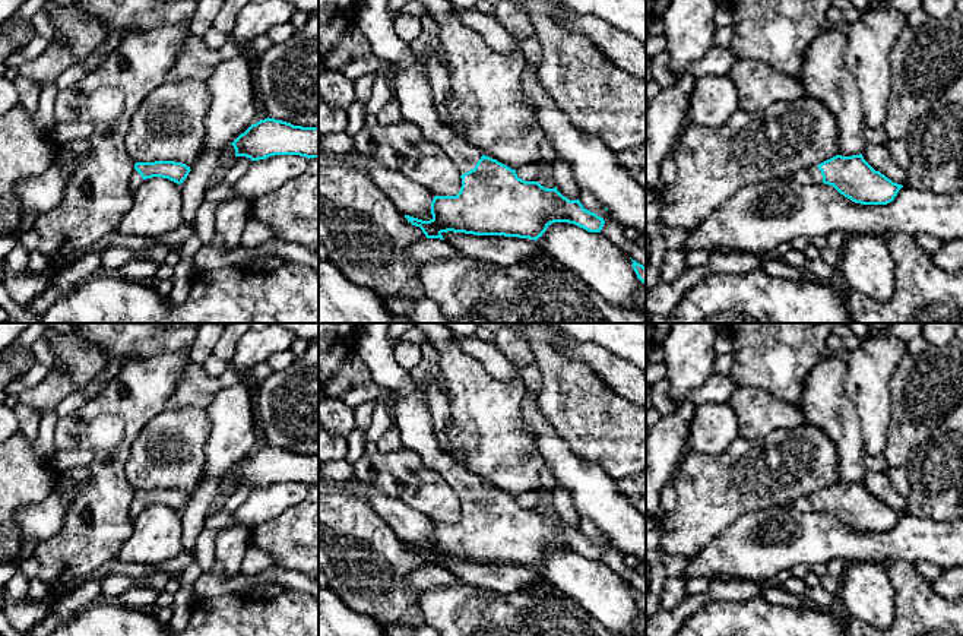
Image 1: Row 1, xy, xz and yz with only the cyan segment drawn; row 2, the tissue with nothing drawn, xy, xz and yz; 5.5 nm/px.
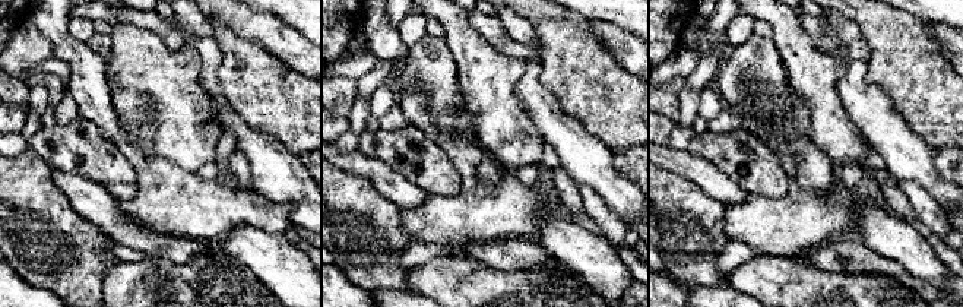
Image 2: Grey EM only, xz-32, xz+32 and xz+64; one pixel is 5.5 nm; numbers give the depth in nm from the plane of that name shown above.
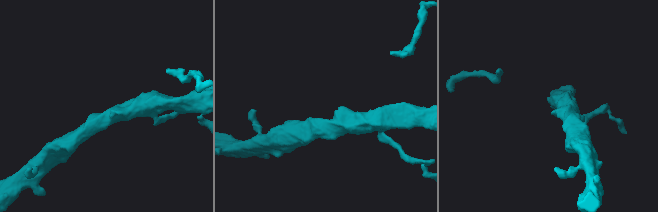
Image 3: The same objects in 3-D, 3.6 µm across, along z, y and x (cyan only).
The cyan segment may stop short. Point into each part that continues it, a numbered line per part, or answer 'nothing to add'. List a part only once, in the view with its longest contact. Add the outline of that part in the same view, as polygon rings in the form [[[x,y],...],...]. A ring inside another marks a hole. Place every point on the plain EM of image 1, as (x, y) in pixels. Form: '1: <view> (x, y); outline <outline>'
1: xz (409, 413); outline [[[358,323],[355,351],[370,368],[373,382],[395,395],[390,409],[403,447],[418,452],[424,463],[447,481],[460,503],[473,497],[482,481],[440,449],[422,392],[395,358],[389,323]]]

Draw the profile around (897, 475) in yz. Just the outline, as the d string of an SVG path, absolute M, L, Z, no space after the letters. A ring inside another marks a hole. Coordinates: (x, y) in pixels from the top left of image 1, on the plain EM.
M886 466L883 472L890 478L900 496L907 499L910 493L910 485L906 477L906 468Z

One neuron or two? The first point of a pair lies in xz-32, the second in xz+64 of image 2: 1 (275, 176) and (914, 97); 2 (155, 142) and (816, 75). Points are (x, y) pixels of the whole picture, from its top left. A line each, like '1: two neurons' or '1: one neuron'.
1: two neurons
2: one neuron

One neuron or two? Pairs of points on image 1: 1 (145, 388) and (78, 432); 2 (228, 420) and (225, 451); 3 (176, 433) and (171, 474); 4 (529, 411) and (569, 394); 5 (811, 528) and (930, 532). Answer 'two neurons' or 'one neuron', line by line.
1: one neuron
2: one neuron
3: one neuron
4: two neurons
5: one neuron

